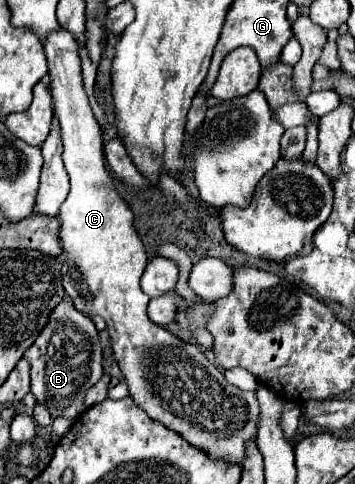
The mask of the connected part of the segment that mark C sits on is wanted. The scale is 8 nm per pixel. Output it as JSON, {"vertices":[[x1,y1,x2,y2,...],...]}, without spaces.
{"vertices":[[58,27,44,39,44,51,48,57,48,75,50,75,50,93,54,99,54,115,60,123,60,135,64,145,64,165,70,177,70,193,60,207,58,221,60,221,60,247,62,255,62,281,64,291,72,299,74,307,88,315,100,315,106,321,110,343,114,357,120,365,120,371,128,383,130,397,140,405,152,419,160,421,164,427,180,433,192,445,204,449,212,457,220,457,228,463,242,463,244,459,244,443,256,435,256,419,258,419,258,401,254,391,242,391,230,385,224,379,224,371,210,361,202,349,194,343,184,343,176,335,172,335,166,327,156,325,148,319,146,309,150,297,140,289,140,277,146,269,148,257,144,245,134,229,134,215,130,205,120,197,110,169,104,161,104,139,102,129,94,117,90,107,90,99,86,95,84,77,82,77,82,61,80,61,82,45,68,33,68,29]]}

